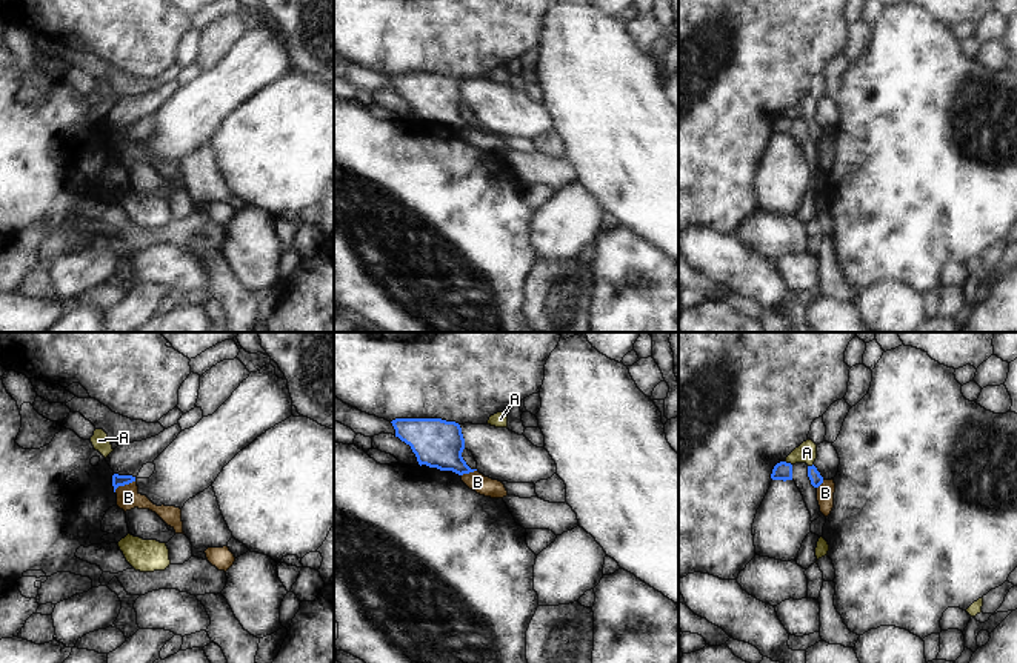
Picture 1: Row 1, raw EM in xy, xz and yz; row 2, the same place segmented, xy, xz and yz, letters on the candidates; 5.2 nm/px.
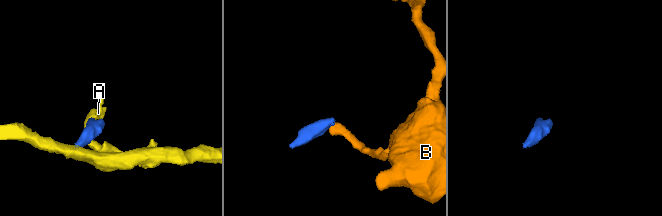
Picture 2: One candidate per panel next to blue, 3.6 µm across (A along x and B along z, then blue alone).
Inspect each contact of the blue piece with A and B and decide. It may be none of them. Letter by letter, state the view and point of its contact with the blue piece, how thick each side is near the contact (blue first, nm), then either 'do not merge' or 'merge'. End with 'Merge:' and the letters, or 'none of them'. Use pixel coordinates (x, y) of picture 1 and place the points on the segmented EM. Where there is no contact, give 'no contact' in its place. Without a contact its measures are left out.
A: yz (788, 463) | 100/110 nm | do not merge
B: xy (125, 483) | 60/120 nm | do not merge
Merge: none of them

